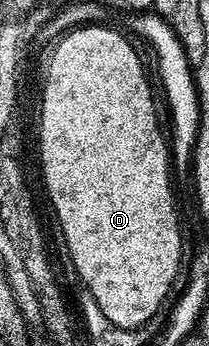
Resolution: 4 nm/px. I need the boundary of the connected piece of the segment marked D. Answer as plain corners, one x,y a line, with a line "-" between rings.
106,24
79,25
73,37
60,37
53,47
54,57
44,70
46,83
42,86
42,127
38,130
38,142
42,145
42,178
46,181
46,194
54,205
54,214
62,225
70,258
84,282
83,287
96,300
104,316
116,327
141,329
162,309
162,302
171,290
182,260
182,234
180,220
174,211
174,194
170,191
172,154
168,149
168,138
158,127
158,114
154,111
154,98
150,95
150,82
142,71
142,62
130,42
118,30
109,30

